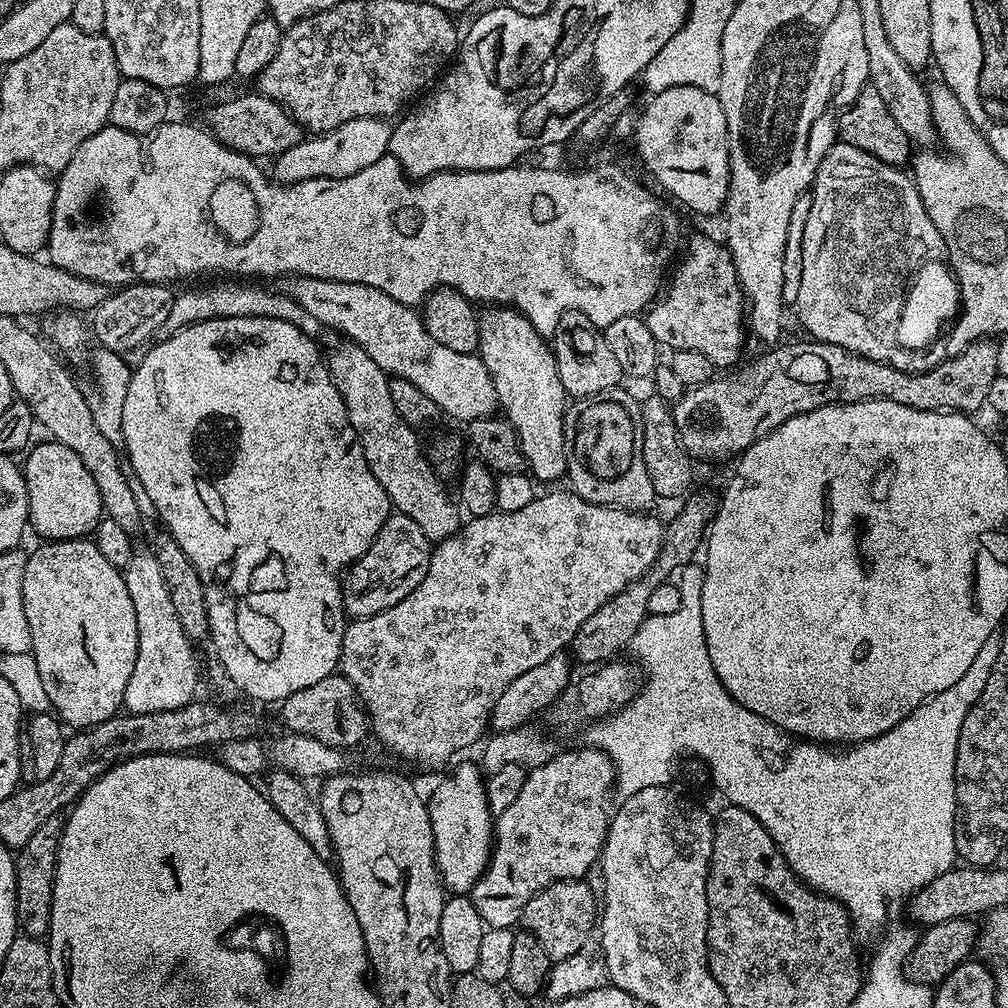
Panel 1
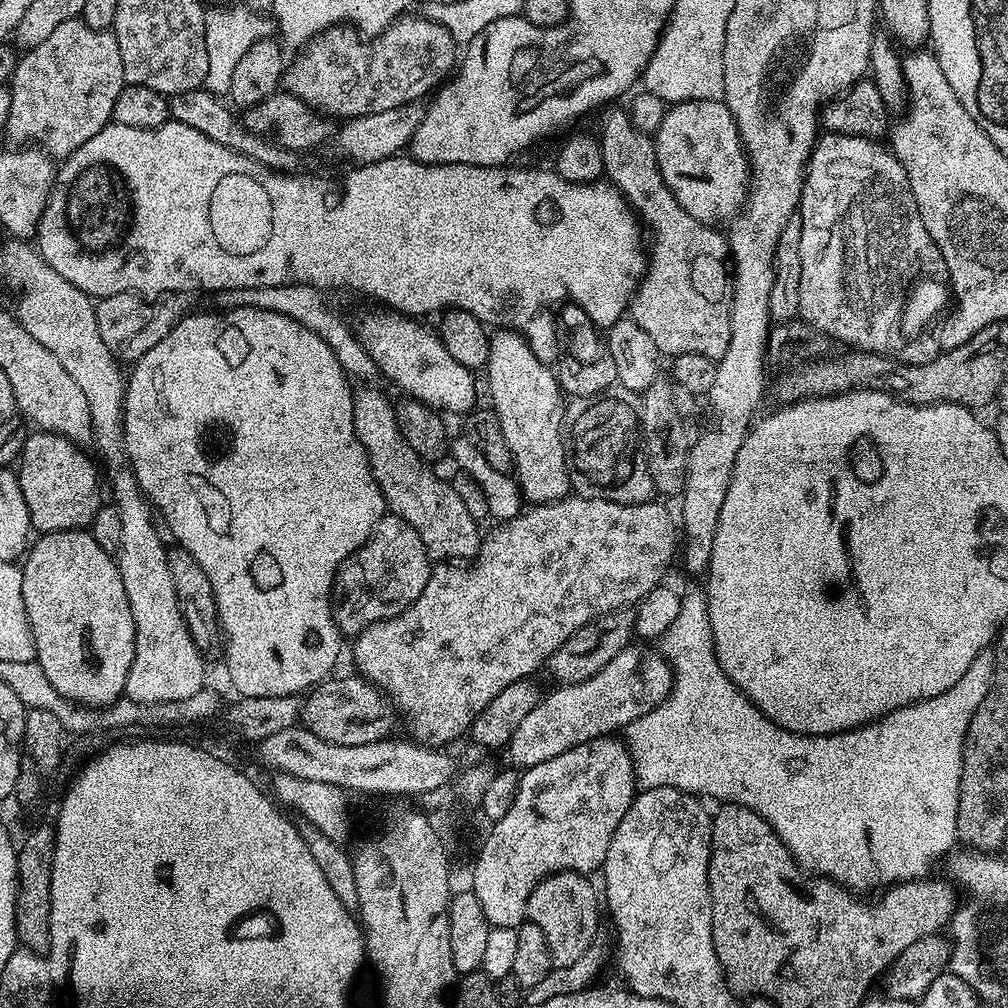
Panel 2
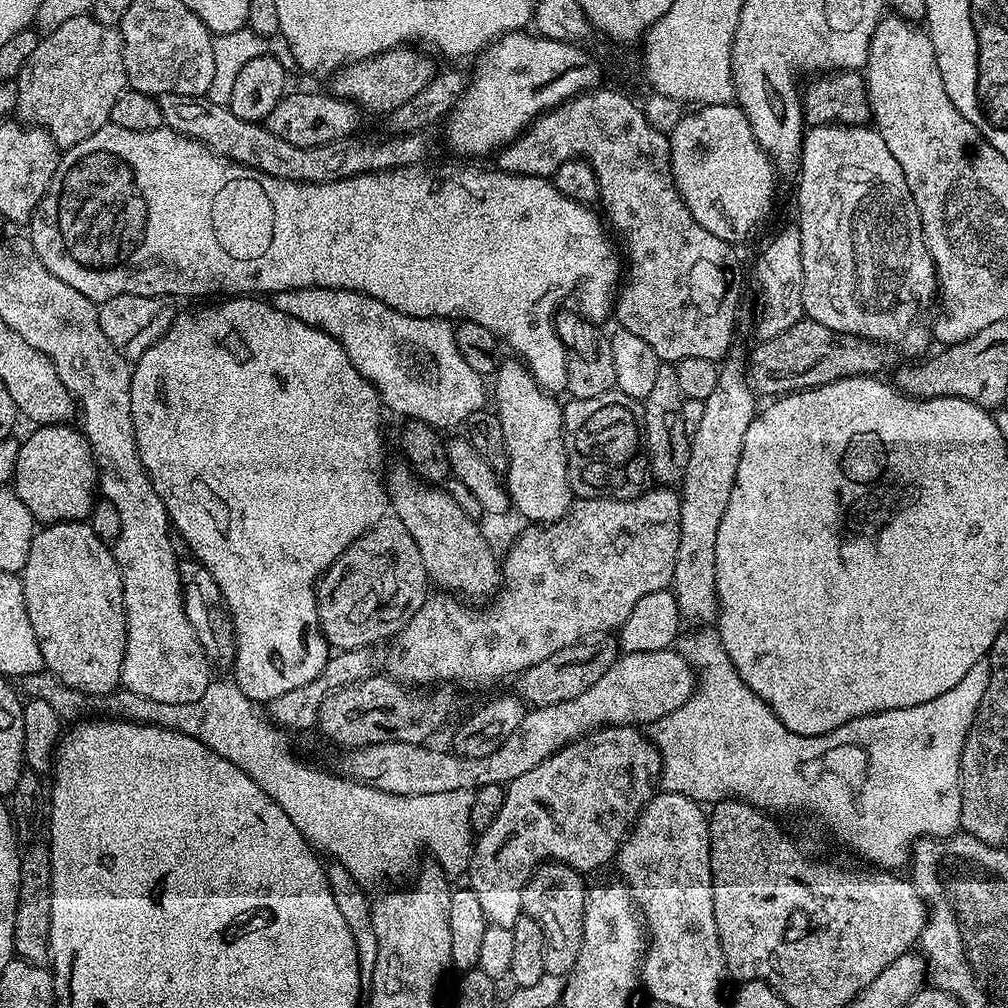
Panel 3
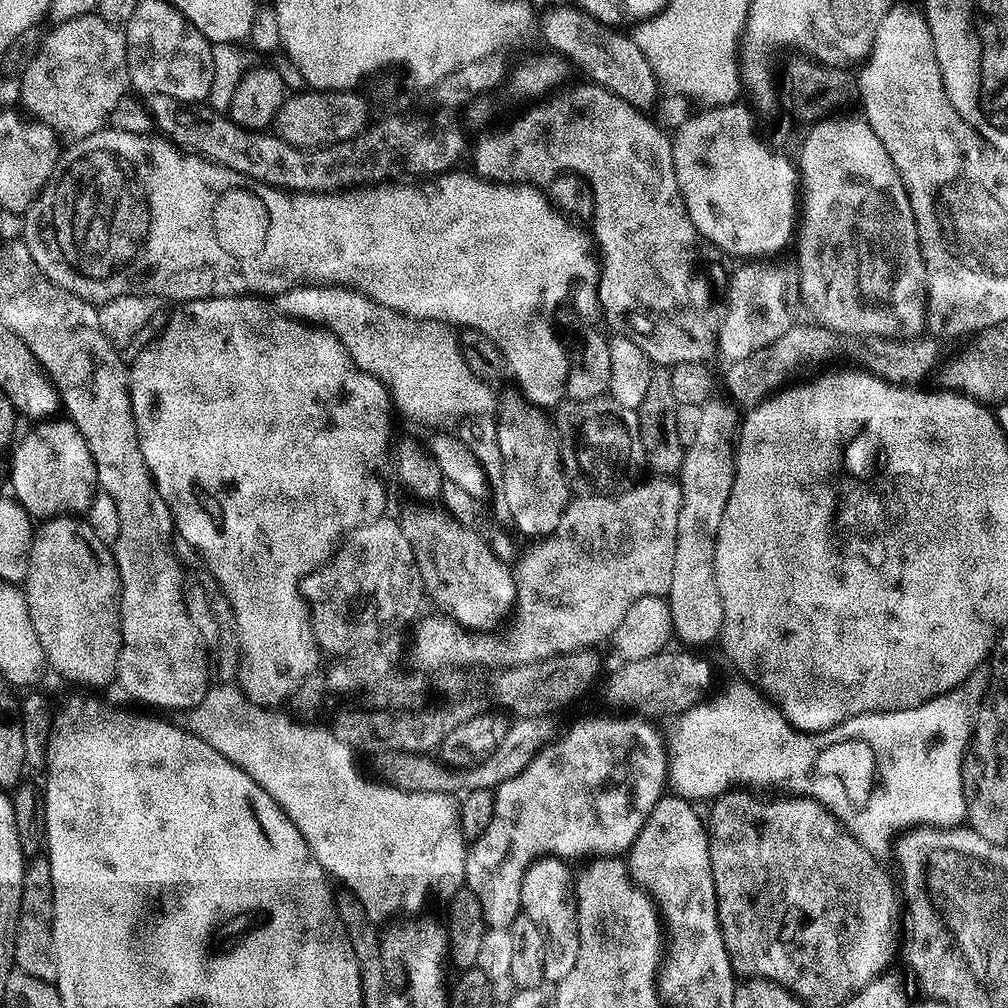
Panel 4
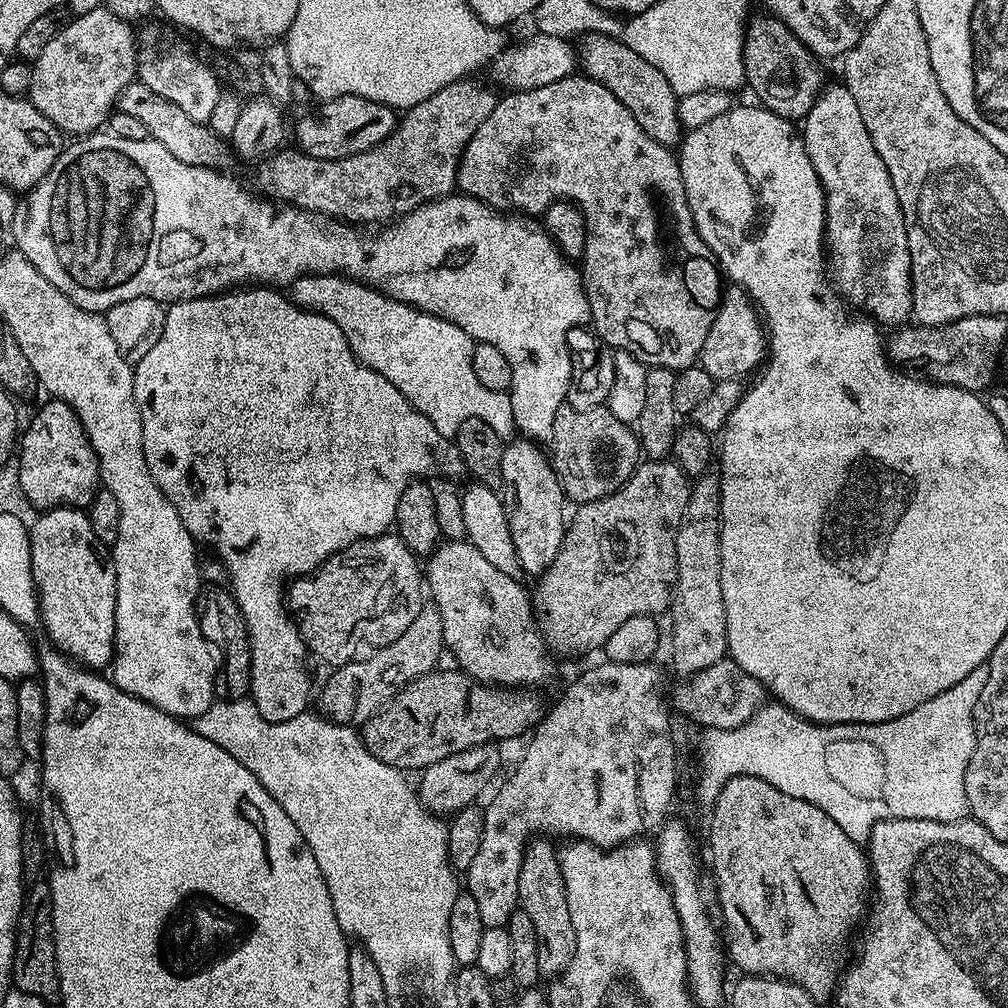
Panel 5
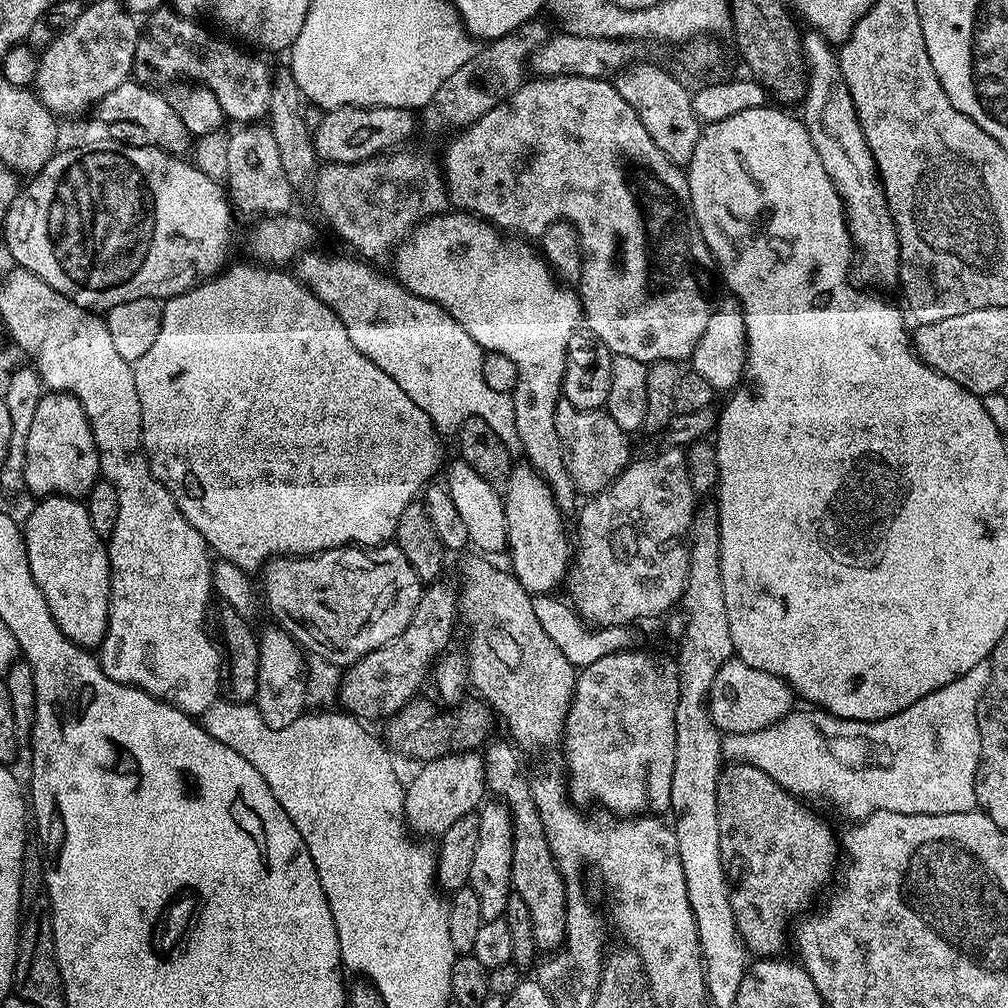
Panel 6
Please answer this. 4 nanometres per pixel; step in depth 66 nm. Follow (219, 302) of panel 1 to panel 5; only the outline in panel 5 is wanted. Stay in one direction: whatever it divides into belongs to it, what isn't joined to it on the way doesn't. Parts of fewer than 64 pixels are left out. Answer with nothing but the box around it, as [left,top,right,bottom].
[290,272,516,438]

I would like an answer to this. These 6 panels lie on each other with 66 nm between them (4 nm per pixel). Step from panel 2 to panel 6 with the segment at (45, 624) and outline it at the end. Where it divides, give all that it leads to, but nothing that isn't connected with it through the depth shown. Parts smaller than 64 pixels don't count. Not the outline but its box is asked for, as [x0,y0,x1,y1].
[22,496,112,649]

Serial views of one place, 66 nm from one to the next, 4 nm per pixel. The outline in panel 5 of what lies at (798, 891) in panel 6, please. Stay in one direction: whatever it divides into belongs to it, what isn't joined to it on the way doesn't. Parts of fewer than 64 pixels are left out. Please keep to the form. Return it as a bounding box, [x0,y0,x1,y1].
[708,776,872,1002]

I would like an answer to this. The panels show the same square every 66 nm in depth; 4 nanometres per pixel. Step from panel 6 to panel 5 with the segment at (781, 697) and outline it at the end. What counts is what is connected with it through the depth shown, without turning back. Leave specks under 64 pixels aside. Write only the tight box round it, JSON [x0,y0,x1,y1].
[676,658,766,728]

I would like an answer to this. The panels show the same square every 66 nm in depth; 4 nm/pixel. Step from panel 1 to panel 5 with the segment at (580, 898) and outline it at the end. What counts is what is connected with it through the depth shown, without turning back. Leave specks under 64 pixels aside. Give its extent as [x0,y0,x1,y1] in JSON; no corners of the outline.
[516,838,576,978]

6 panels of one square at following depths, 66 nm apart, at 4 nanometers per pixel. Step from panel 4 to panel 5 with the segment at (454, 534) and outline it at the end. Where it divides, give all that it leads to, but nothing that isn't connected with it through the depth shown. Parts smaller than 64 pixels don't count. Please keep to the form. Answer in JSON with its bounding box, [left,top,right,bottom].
[426,538,552,690]

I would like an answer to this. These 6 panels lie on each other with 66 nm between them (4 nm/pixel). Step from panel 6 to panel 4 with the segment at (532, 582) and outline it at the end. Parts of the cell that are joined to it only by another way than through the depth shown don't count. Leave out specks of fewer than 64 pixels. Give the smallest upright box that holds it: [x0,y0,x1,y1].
[498,395,570,538]

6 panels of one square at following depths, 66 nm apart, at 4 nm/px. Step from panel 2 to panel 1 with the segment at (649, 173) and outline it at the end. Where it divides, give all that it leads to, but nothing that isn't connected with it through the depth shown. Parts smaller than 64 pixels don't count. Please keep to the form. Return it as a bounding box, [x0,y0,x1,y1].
[647,236,746,369]

